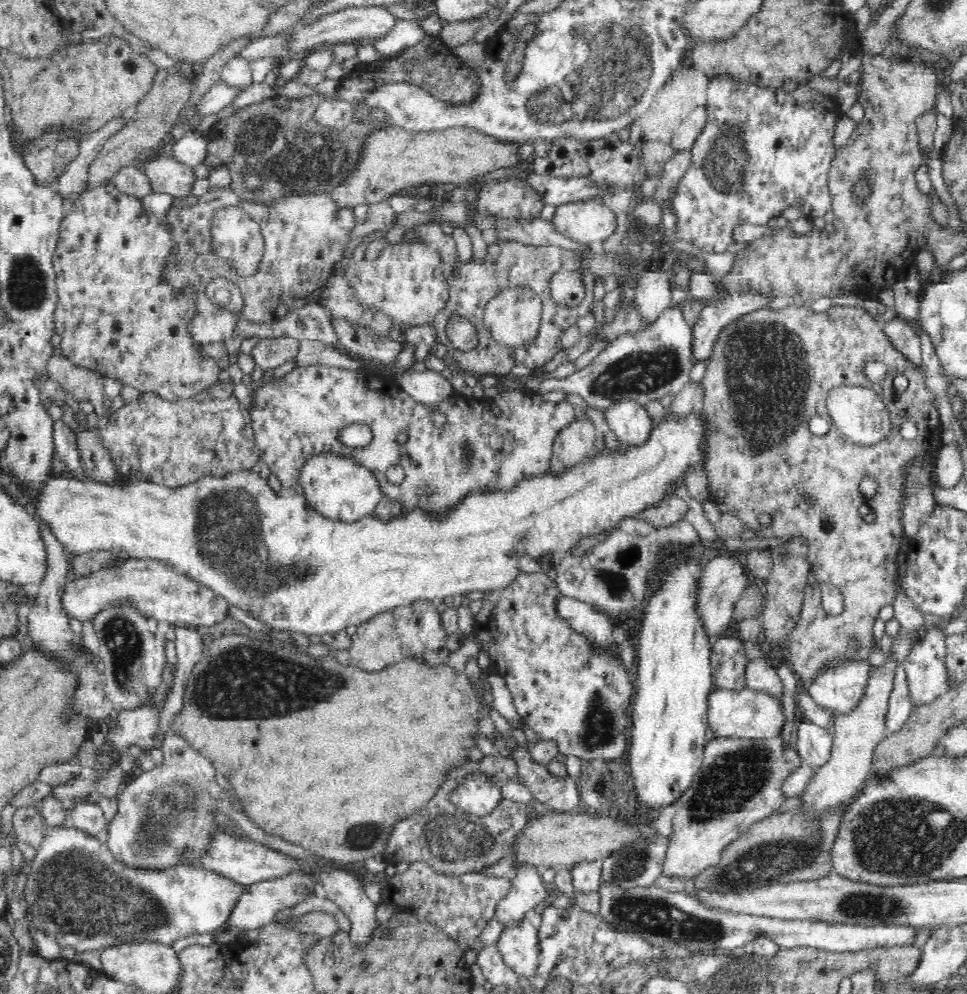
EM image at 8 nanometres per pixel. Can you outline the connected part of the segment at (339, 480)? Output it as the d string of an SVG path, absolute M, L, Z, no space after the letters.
M322 453L306 462L300 470L300 485L308 503L322 515L330 519L355 521L366 515L372 515L378 503L385 496L378 479L366 468L348 456Z

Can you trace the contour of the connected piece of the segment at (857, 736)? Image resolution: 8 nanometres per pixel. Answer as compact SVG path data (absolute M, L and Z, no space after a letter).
M902 634L895 637L891 654L886 657L886 662L881 667L872 667L870 680L866 694L862 702L854 708L854 712L839 716L835 722L833 734L833 747L831 758L824 764L814 769L815 774L806 786L800 800L813 816L820 816L828 808L834 808L836 804L844 804L857 796L863 788L872 768L872 754L878 744L886 737L886 711L889 701L889 694L892 688L892 679L895 675L896 666L902 666L902 662L908 651L912 648L914 640L909 634Z

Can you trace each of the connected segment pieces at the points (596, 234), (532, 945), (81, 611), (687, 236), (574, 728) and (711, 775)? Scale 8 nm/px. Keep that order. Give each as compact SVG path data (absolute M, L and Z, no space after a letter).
M586 200L556 207L556 230L584 244L602 244L616 234L616 214L607 201Z
M518 920L507 924L502 930L498 943L499 953L519 976L535 974L540 962L540 937L536 926L526 920Z
M124 557L116 566L93 572L84 578L75 578L66 585L62 594L62 603L68 618L80 622L92 620L100 609L124 599L130 599L144 615L185 628L214 626L228 616L228 599L214 593L210 587L194 580L186 573L162 561L151 559Z
M720 76L709 80L709 87L707 88L707 109L708 118L706 126L702 129L702 132L698 134L692 148L690 148L692 151L690 168L688 168L680 177L680 180L673 186L673 191L669 196L669 208L671 208L671 211L676 217L674 228L671 231L674 236L678 236L678 238L690 242L704 252L722 253L735 246L733 243L735 240L732 239L736 226L743 226L744 224L766 225L766 222L768 222L770 218L781 216L783 210L789 204L798 203L798 205L804 205L802 214L809 217L810 221L813 218L827 218L829 216L830 210L832 209L832 199L828 186L829 168L831 167L833 158L836 156L837 150L837 148L834 147L832 138L835 124L841 116L841 112L833 96L823 95L813 88L808 88L808 86L798 86L796 90L772 86L763 87L757 84L751 84L748 80Z
M530 573L518 576L508 588L494 590L486 593L482 601L482 608L478 614L474 615L475 620L472 634L477 636L481 649L489 656L490 664L493 670L501 675L505 680L506 686L510 689L514 704L516 705L518 713L525 720L526 724L534 730L539 741L548 741L554 743L558 747L558 752L566 755L566 757L574 756L580 759L581 763L589 763L593 760L618 760L626 754L628 742L626 736L630 738L630 728L632 728L632 721L630 722L630 704L634 698L634 684L632 684L632 674L630 668L632 662L626 662L622 658L624 654L624 646L620 642L616 642L609 647L598 647L594 641L590 641L586 635L580 631L575 631L570 627L554 609L554 595L555 595L554 581L546 575L546 573Z
M782 734L766 738L714 736L706 744L700 770L694 774L692 784L684 794L671 802L674 814L670 820L671 833L668 835L669 844L662 874L692 879L700 872L718 866L730 842L738 840L751 825L769 818L782 808L786 800L782 786L792 776L792 772L802 766L802 762L794 741L791 744L784 742Z

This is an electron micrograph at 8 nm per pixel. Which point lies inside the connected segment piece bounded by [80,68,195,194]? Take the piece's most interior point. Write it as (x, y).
(160, 108)

